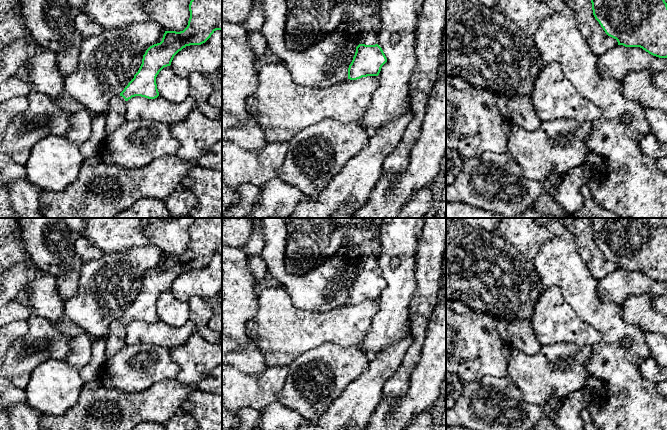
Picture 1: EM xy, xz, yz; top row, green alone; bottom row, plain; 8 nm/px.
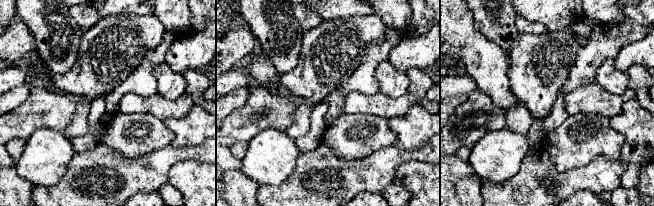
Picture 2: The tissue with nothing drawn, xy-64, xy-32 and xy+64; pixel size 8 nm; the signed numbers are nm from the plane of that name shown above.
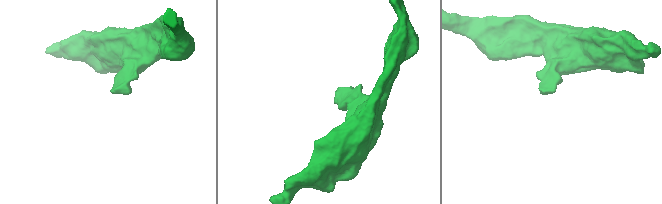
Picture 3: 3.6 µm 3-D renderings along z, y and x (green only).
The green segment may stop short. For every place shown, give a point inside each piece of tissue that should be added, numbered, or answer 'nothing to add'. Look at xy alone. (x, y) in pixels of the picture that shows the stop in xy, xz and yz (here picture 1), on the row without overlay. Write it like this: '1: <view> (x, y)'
1: xy (116, 338)

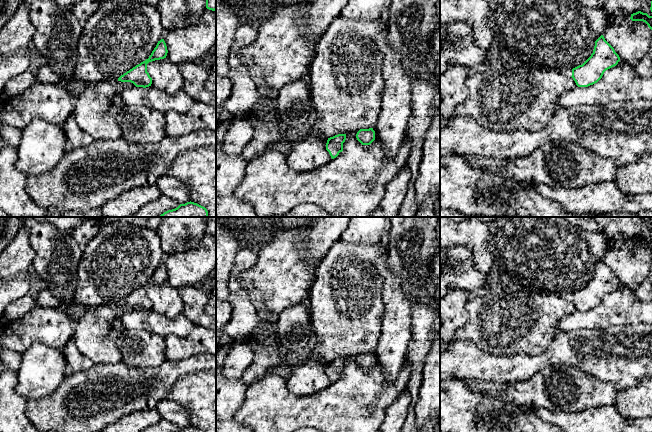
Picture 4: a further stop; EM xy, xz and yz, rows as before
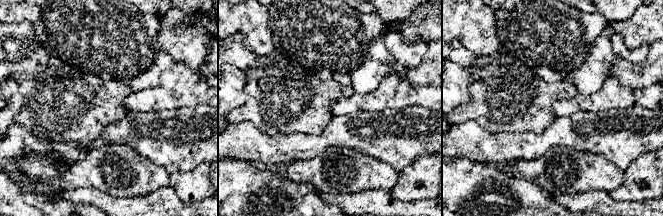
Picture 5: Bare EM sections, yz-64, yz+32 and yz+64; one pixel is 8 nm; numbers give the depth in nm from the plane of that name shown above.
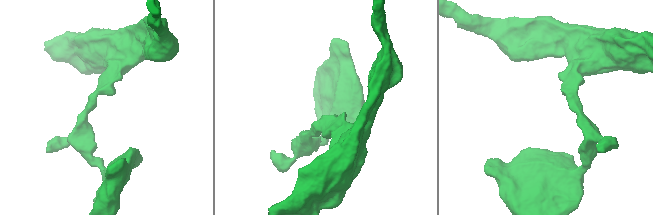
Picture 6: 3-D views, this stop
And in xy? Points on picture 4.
nothing to add

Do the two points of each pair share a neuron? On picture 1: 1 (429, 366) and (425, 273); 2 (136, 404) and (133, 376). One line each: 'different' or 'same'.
1: different
2: different

